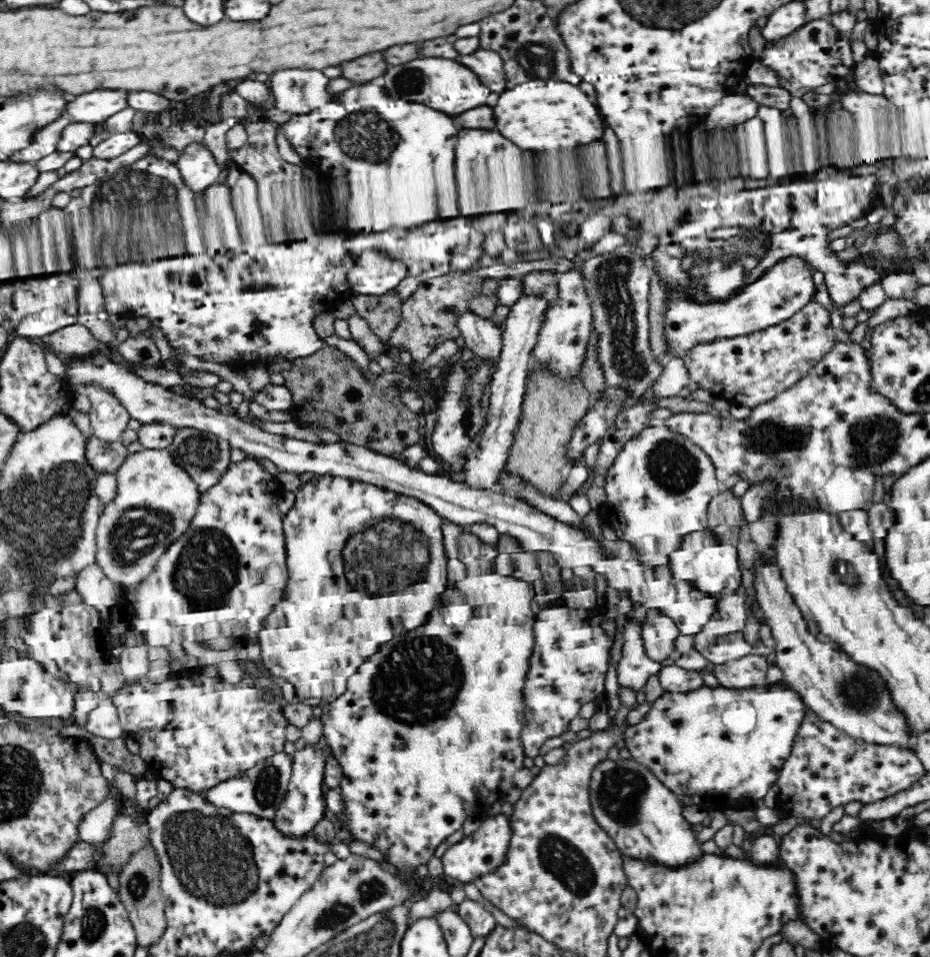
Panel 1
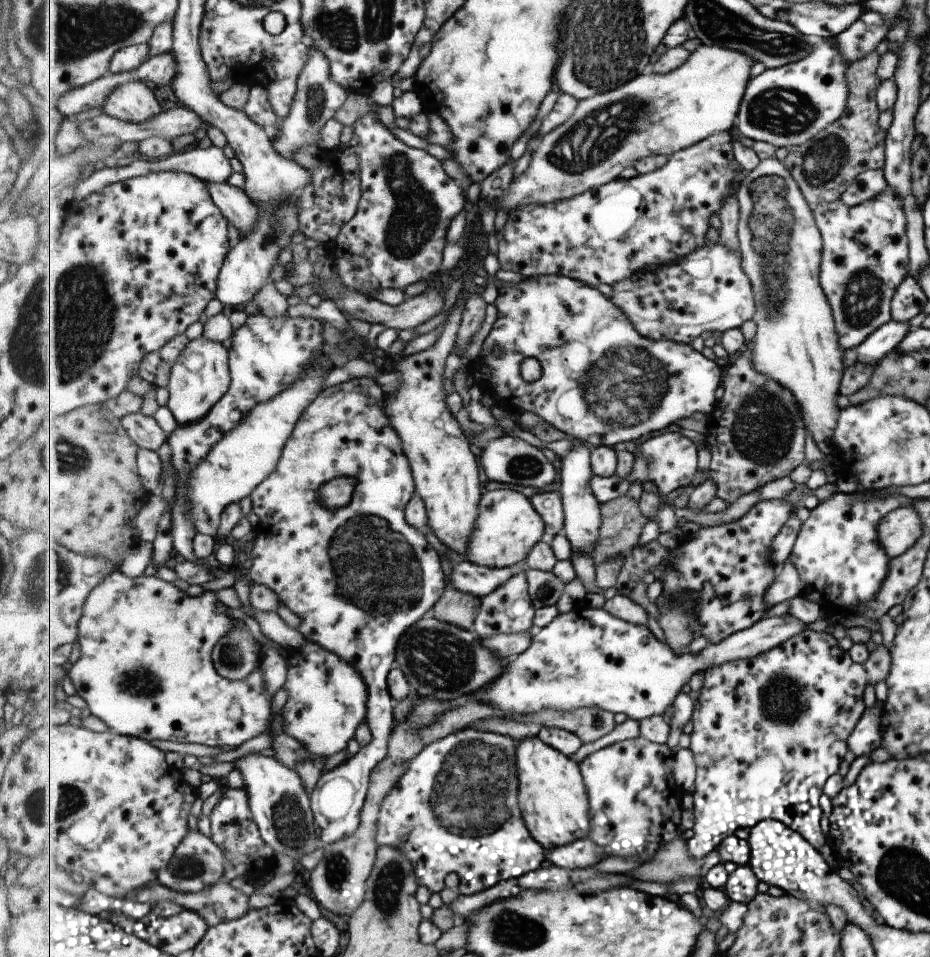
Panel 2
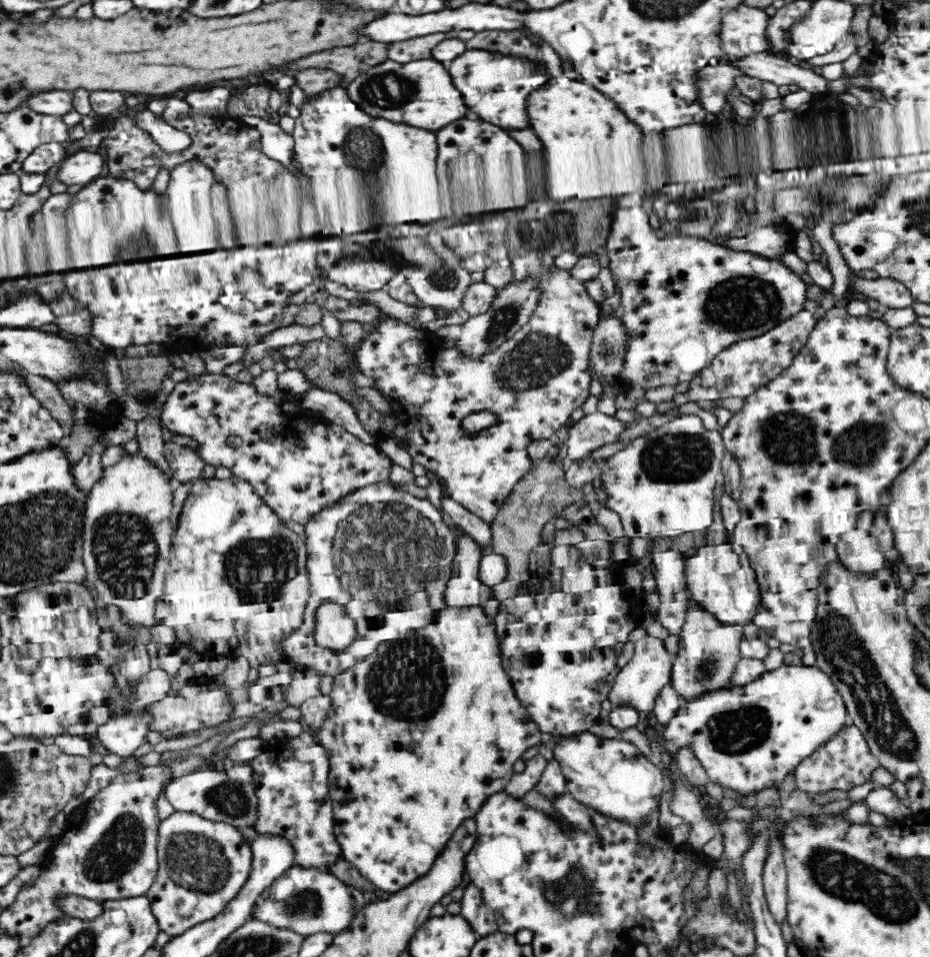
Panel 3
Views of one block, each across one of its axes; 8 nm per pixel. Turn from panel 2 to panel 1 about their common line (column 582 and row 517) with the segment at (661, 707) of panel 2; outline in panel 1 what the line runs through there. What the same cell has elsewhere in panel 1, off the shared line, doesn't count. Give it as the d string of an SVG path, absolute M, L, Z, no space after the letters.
M661 423L644 428L638 436L624 444L622 452L607 470L604 484L606 505L612 507L612 520L622 540L628 541L638 560L658 566L666 564L668 555L677 549L686 534L708 532L707 514L712 498L719 494L713 462L702 449L681 436L669 432Z

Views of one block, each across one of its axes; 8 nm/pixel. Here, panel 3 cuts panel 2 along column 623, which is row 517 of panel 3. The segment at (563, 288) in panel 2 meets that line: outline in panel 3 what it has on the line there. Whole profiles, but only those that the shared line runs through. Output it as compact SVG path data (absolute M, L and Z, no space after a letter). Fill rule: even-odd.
M391 482L374 483L368 486L363 486L358 490L344 494L336 504L325 507L316 515L310 518L310 522L304 524L306 530L306 550L308 556L306 560L306 568L308 569L308 584L309 584L309 598L306 602L306 608L302 612L302 624L298 628L294 628L288 636L284 636L284 640L280 642L280 649L282 649L282 656L284 660L289 660L296 664L296 670L307 671L314 670L320 678L323 676L336 676L354 666L357 662L364 660L365 656L372 654L379 646L380 642L402 639L405 634L410 631L415 631L428 623L435 621L436 612L442 610L448 604L445 599L445 590L447 582L452 578L452 563L455 556L455 534L453 530L446 525L444 519L438 512L438 508L433 506L432 502L427 499L420 499L412 494L401 491ZM324 602L336 602L343 604L349 611L350 618L353 618L356 623L357 637L350 646L347 646L343 651L333 651L324 647L316 645L314 640L314 610L324 604Z

